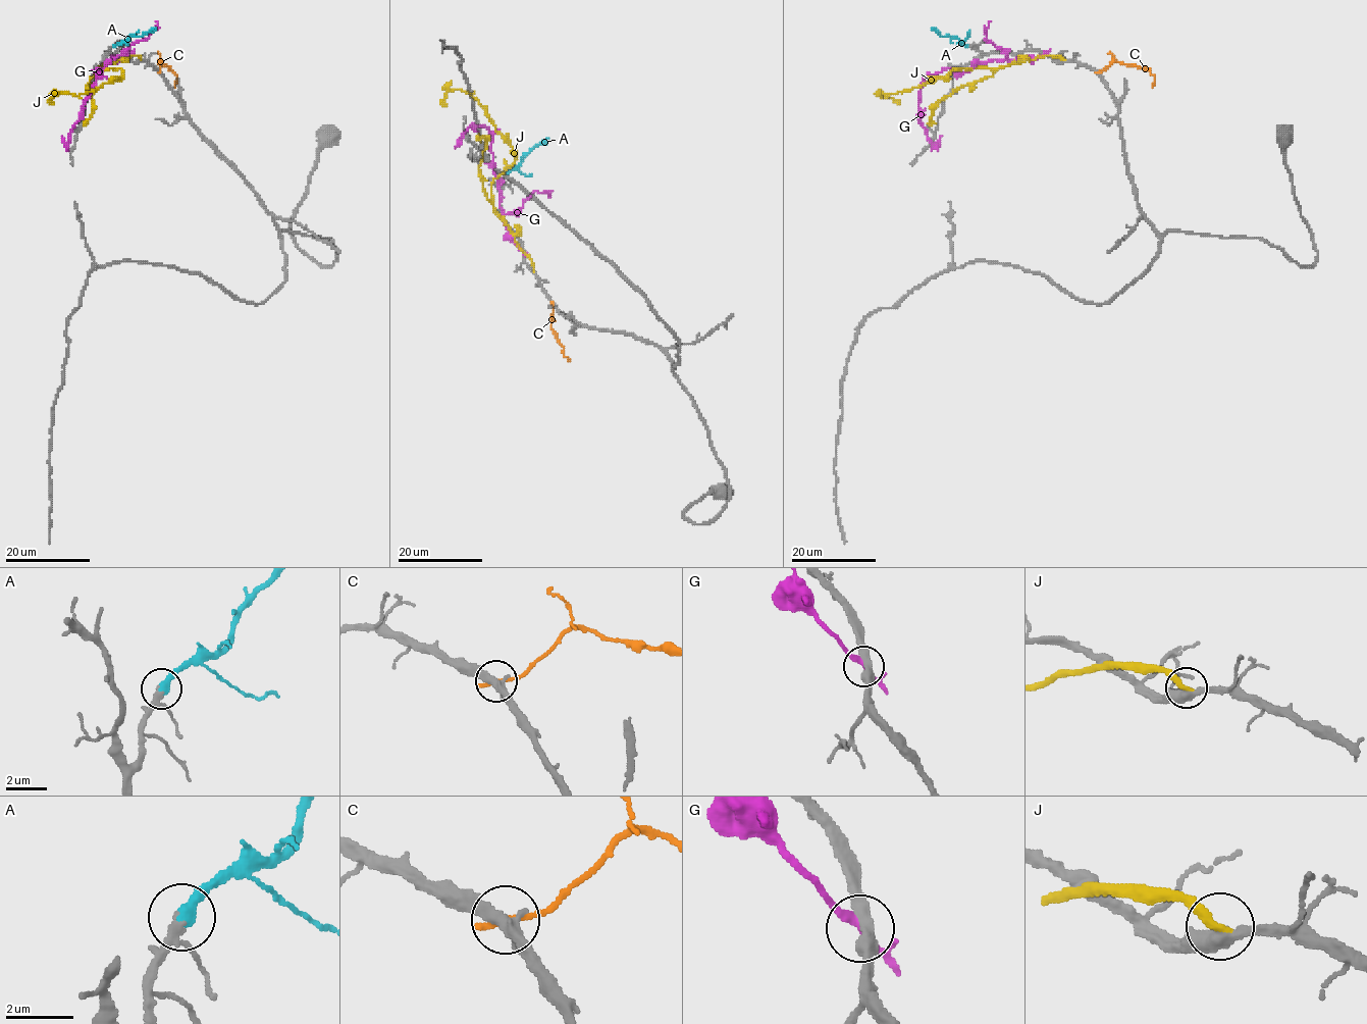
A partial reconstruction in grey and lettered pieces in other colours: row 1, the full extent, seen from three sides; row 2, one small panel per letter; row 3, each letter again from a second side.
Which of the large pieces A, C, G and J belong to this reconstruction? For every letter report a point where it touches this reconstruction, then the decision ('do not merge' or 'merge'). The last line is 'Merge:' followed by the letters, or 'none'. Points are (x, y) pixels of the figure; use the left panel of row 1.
A: meets grey at (113, 46); merge
C: meets grey at (159, 71); do not merge
G: meets grey at (129, 53); do not merge
J: meets grey at (141, 59); do not merge
Merge: A

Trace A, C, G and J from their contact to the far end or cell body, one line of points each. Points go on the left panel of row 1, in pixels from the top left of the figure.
A: (113, 46), (156, 27)
C: (159, 71), (158, 61), (176, 75), (173, 87)
G: (129, 52), (107, 60), (100, 72), (100, 68), (83, 105), (82, 118), (66, 143), (62, 137)
J: (141, 60), (138, 56), (125, 56), (99, 67), (119, 68), (121, 74), (84, 94), (55, 94), (51, 104)

